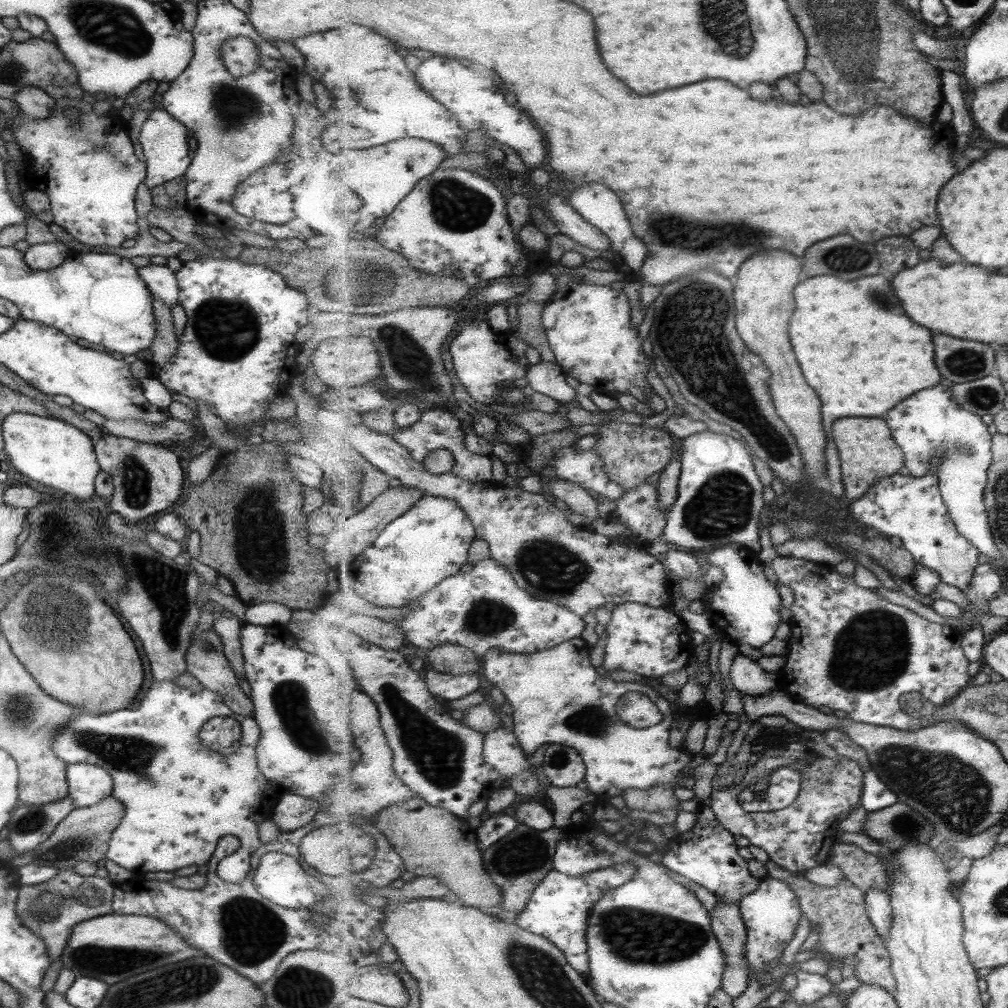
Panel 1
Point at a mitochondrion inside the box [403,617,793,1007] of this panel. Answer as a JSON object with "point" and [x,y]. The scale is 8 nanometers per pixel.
{"point":[634,935]}

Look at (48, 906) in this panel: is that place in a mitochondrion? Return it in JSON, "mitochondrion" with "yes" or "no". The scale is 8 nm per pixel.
{"mitochondrion":"yes"}

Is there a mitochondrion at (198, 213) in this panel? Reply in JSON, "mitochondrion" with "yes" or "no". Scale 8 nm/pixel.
{"mitochondrion":"no"}

